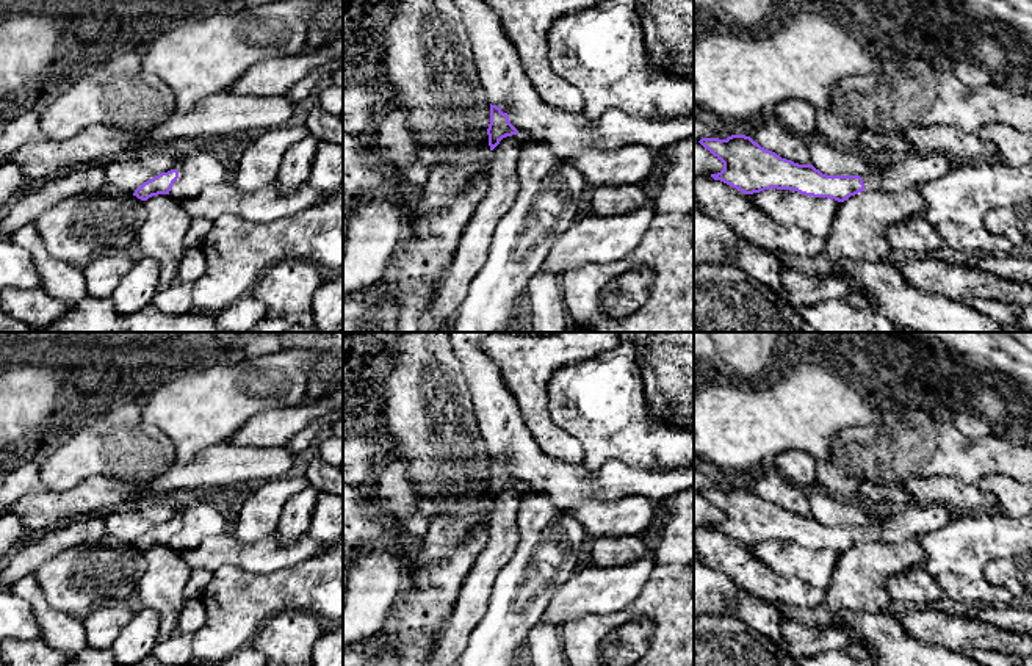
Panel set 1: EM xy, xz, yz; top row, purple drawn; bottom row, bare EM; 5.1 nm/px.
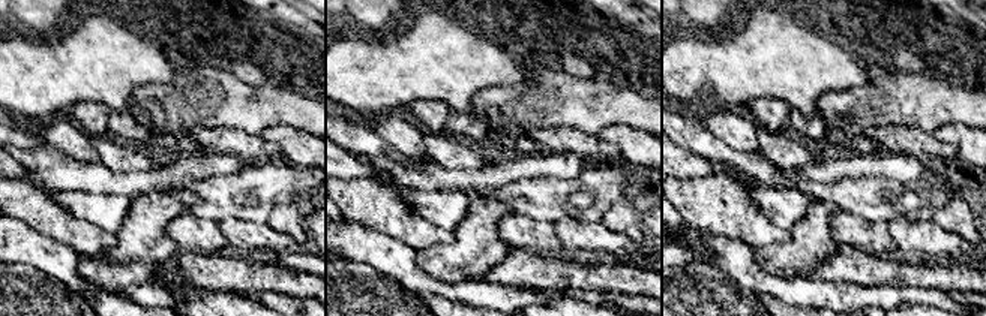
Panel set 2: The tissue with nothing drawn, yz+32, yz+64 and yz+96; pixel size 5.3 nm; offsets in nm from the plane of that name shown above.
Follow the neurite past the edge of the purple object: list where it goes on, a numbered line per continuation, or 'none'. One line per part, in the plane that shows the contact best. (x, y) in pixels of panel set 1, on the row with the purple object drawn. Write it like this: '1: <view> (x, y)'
1: yz (907, 171)

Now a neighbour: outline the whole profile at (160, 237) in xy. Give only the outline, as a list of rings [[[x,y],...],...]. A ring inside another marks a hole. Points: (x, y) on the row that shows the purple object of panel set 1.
[[[169,194],[152,196],[144,201],[147,218],[138,230],[136,246],[144,257],[160,265],[158,290],[175,282],[185,254],[183,237],[191,218]]]

